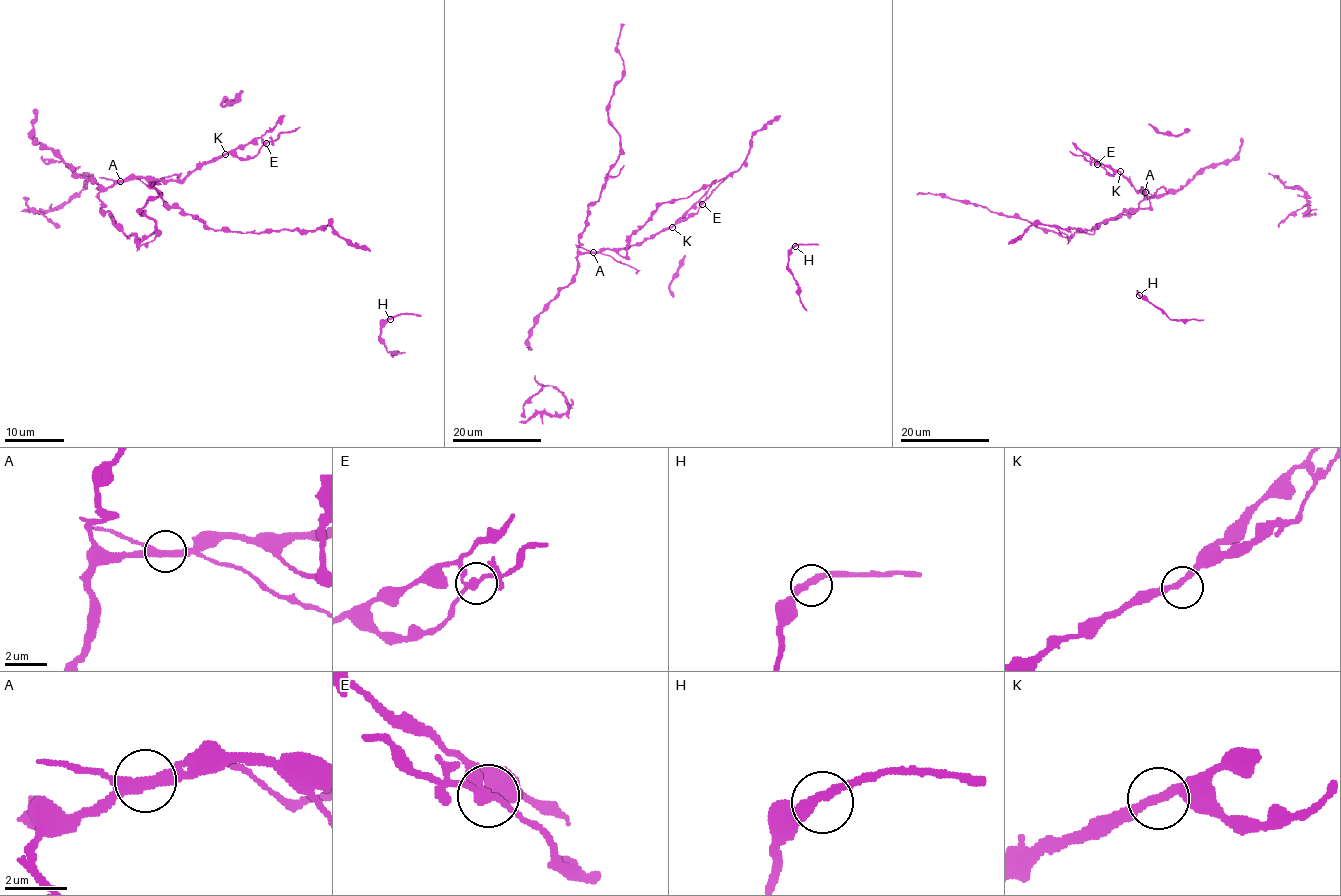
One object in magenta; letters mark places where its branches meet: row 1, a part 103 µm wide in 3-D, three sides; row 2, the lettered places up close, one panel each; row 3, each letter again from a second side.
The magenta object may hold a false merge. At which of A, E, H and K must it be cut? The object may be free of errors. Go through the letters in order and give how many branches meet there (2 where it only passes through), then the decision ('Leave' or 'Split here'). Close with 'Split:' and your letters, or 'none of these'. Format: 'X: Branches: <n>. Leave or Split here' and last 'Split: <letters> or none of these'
A: Branches: 3. Split here
E: Branches: 3. Leave
H: Branches: 2. Leave
K: Branches: 2. Leave
Split: A

